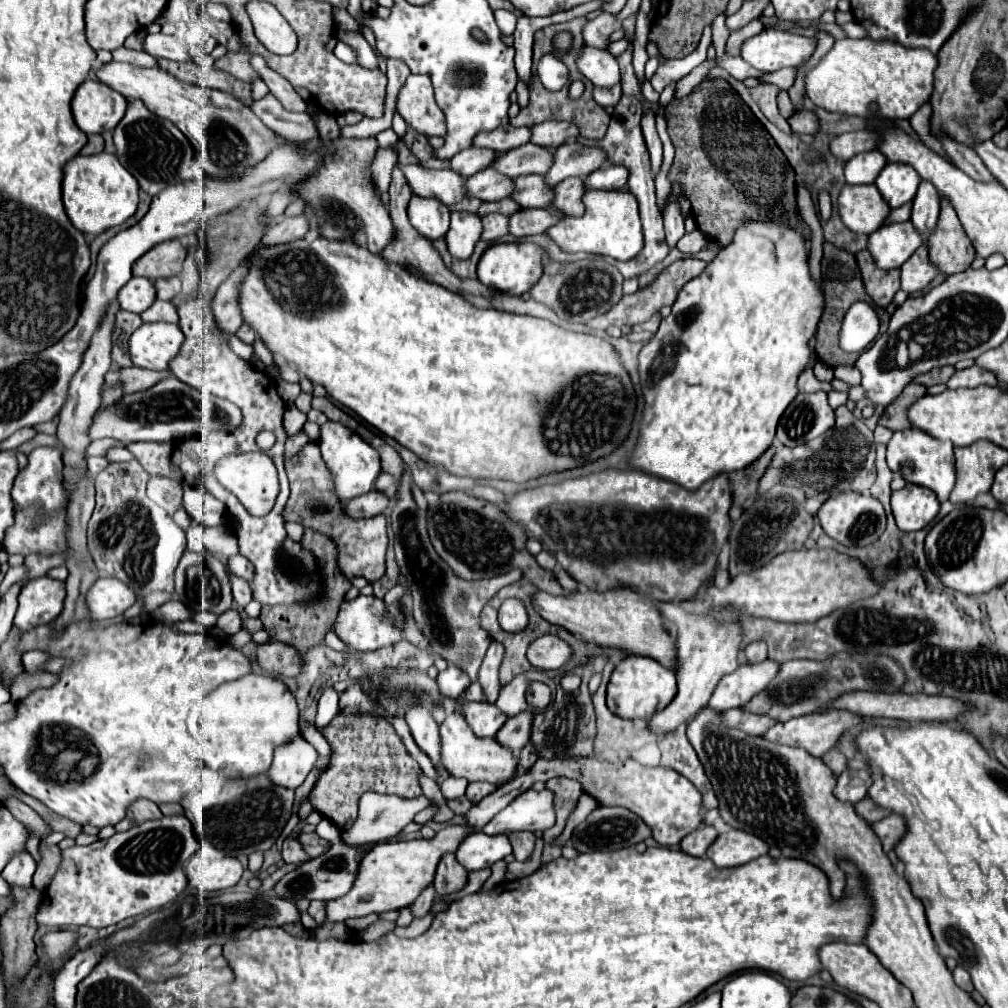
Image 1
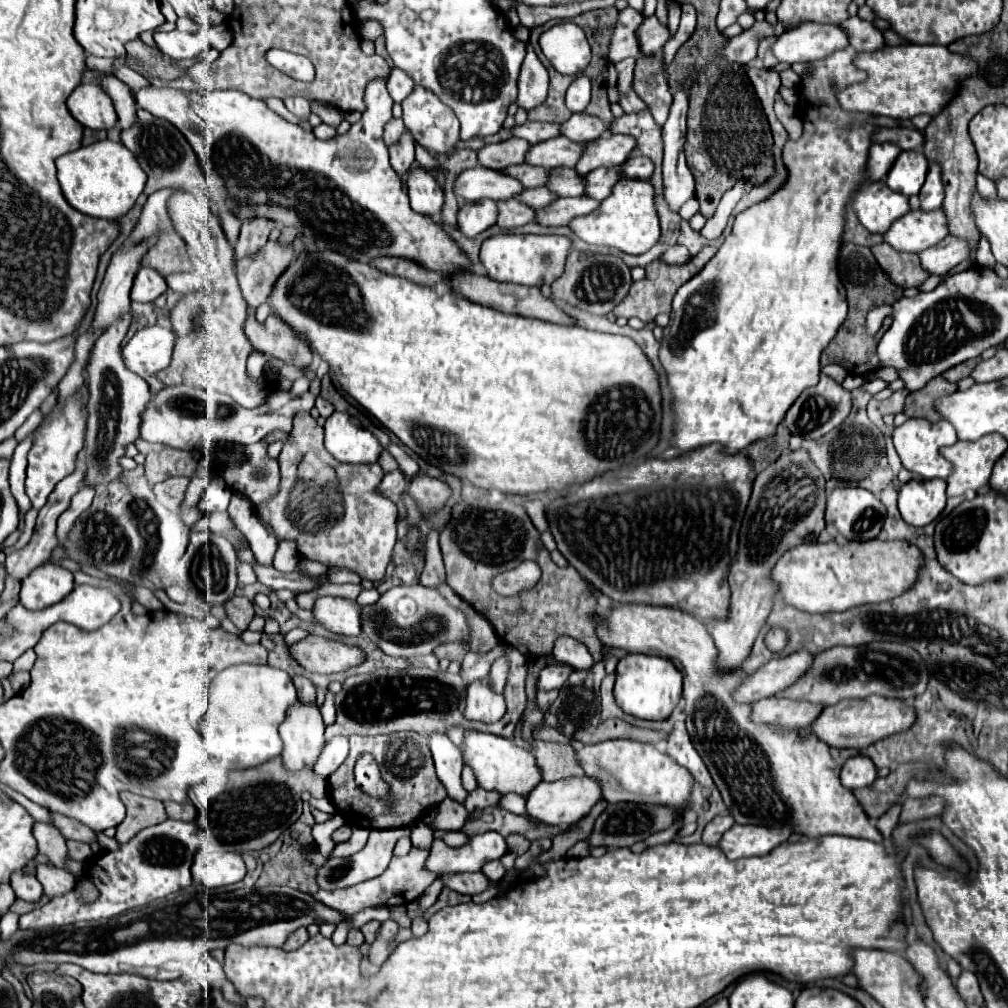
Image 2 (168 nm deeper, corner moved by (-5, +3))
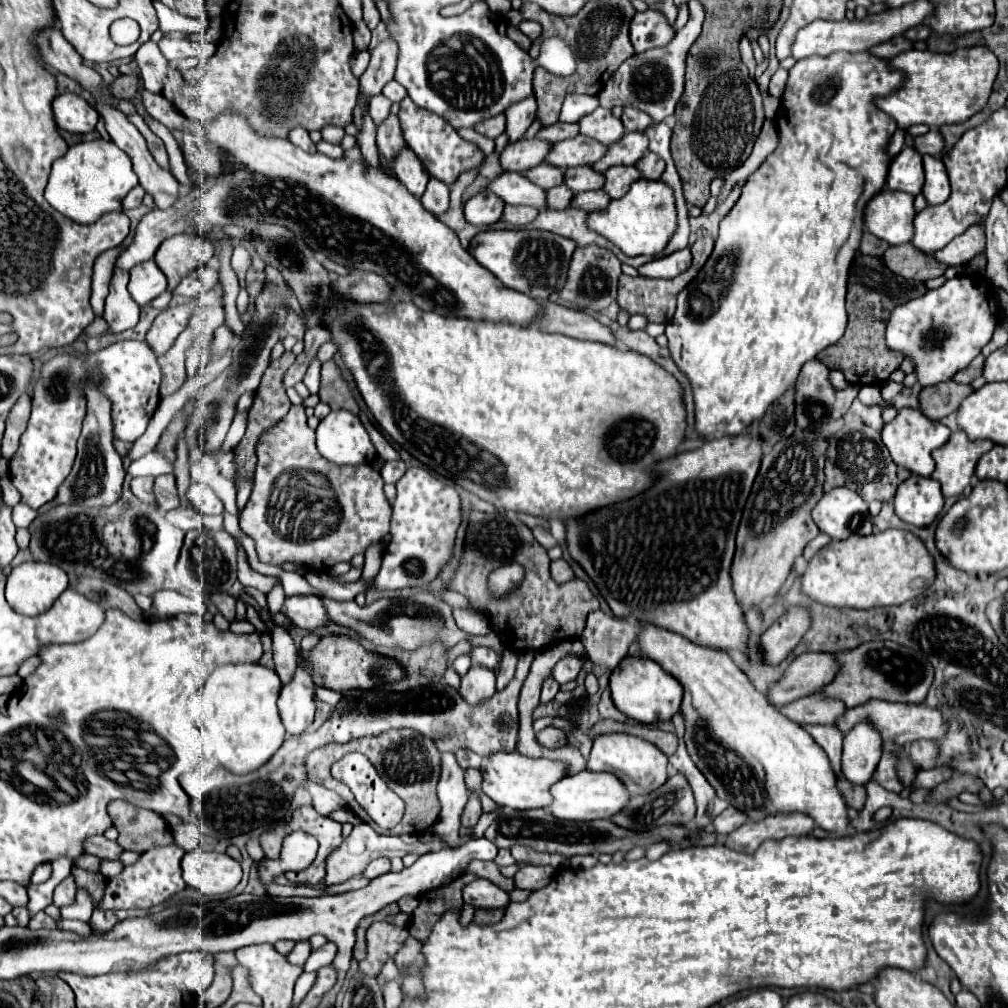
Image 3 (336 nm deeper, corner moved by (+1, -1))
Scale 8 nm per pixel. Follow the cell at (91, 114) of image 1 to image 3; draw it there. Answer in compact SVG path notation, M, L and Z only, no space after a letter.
M74 93L58 95L52 103L52 109L58 127L70 133L90 133L96 129L96 123L100 119L96 109L88 101Z

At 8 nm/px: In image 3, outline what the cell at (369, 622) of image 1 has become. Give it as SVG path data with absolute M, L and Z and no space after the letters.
M294 595L284 601L286 617L304 631L316 631L332 623L324 603L316 595Z

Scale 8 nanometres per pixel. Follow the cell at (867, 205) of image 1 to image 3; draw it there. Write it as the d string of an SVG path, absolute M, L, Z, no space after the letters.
M882 189L864 207L864 227L888 245L902 245L912 239L914 197Z

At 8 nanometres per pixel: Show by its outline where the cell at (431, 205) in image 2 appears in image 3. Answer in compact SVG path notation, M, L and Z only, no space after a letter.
M404 147L404 153L400 153L400 157L396 157L396 161L394 161L394 173L400 179L400 183L414 197L422 197L424 195L426 185L430 181L430 175L424 169L422 161L408 147Z

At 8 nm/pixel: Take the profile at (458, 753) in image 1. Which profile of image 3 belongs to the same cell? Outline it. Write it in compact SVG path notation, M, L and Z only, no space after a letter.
M516 751L512 753L490 753L480 767L482 773L482 793L486 793L492 801L510 809L536 809L548 805L552 801L548 789L552 783L566 775L566 765L550 759L532 759L524 757Z

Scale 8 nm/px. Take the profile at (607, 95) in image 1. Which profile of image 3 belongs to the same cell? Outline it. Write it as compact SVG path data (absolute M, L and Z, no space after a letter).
M626 105L622 107L622 123L624 131L644 131L652 123L652 119L644 111Z

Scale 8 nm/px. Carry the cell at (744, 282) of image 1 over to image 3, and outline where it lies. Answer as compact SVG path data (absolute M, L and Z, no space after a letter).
M834 53L832 57L808 57L798 61L790 73L786 91L782 95L778 113L776 113L776 127L780 143L772 155L748 177L740 199L732 207L732 211L720 223L720 235L716 239L716 247L700 269L698 277L686 285L678 293L678 307L672 321L666 325L668 349L676 363L676 367L690 379L690 387L694 393L694 407L696 407L696 421L694 429L700 437L724 433L724 435L740 435L748 425L762 419L768 407L778 401L788 389L796 385L798 373L804 363L816 359L816 355L826 349L828 345L836 343L846 329L846 281L852 257L858 253L858 243L862 237L862 211L868 203L868 197L874 197L886 185L886 173L890 165L890 157L886 153L886 143L892 137L890 133L896 131L896 121L890 119L884 111L874 105L874 97L884 97L896 91L902 85L902 73L890 71L884 59L872 57L870 53Z

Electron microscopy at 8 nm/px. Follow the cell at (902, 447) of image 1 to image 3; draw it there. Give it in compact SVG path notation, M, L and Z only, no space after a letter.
M902 409L898 417L890 423L884 425L882 429L882 441L888 447L892 459L896 465L920 475L920 477L930 477L934 471L934 459L932 451L942 447L950 439L950 429L942 425L940 421L928 421L918 409Z

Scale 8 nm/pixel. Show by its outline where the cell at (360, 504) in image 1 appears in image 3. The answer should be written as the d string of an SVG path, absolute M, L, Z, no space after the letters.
M388 461L380 469L380 475L382 475L384 483L396 483L404 473L406 473L406 463L404 461Z

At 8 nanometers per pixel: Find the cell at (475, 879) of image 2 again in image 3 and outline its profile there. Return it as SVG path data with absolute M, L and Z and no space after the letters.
M474 879L464 887L464 901L474 907L502 907L510 901L508 893L488 879Z

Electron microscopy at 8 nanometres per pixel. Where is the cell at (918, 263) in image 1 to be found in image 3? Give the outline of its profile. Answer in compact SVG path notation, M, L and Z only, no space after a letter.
M972 225L968 231L954 237L946 247L936 251L934 259L938 263L954 267L968 263L972 257L976 257L982 251L984 251L984 229L980 225Z

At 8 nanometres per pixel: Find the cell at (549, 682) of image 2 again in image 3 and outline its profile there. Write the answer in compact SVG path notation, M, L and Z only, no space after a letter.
M564 657L564 659L560 659L556 663L556 667L552 669L550 677L554 681L558 681L560 685L564 685L564 683L576 679L576 675L580 673L580 669L582 669L582 661L580 659L576 659L576 657Z

